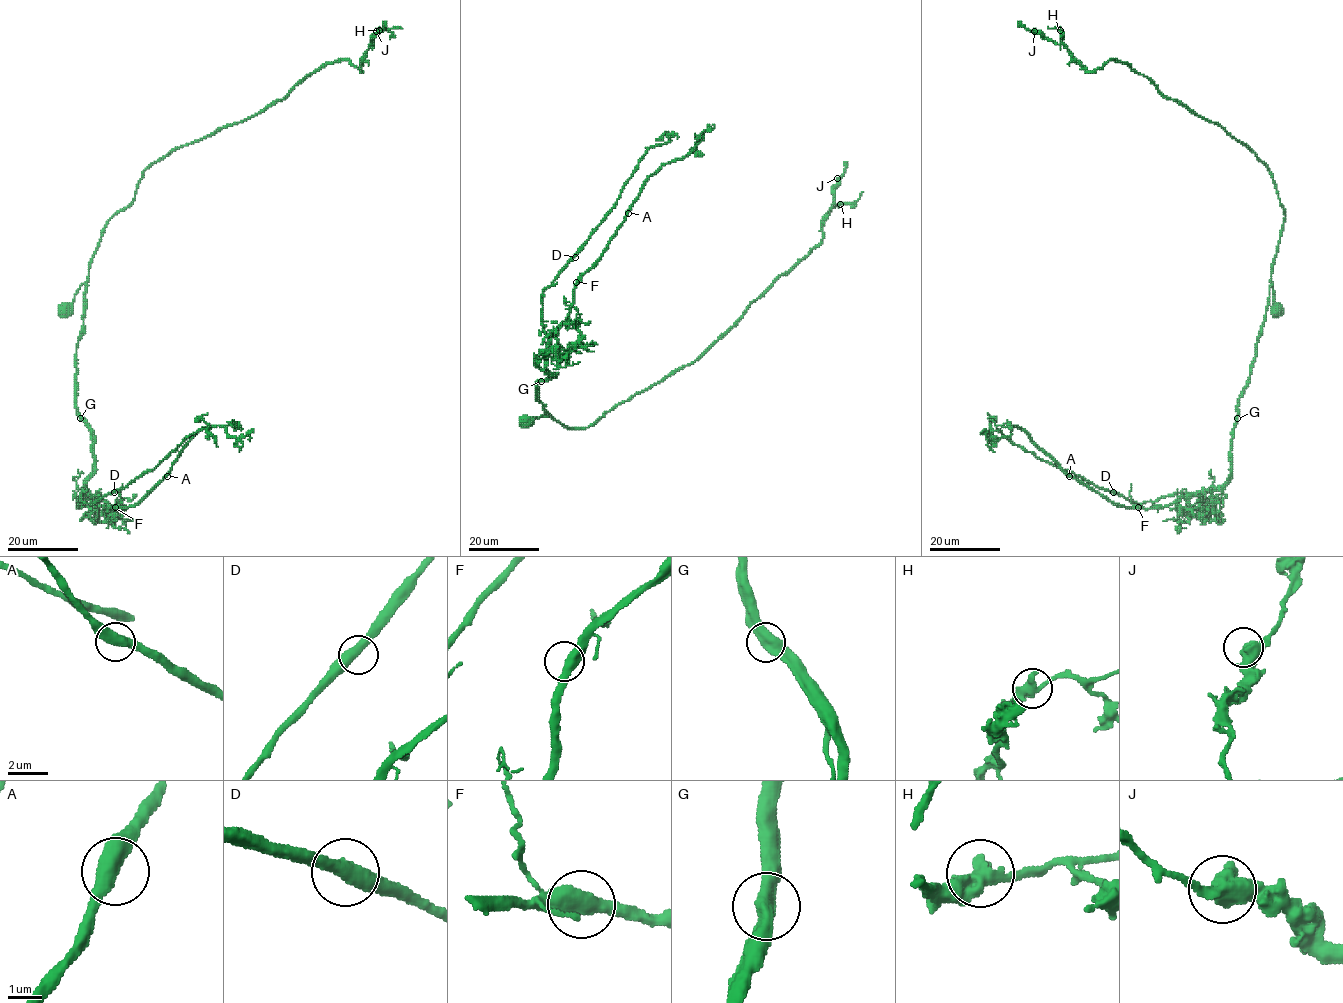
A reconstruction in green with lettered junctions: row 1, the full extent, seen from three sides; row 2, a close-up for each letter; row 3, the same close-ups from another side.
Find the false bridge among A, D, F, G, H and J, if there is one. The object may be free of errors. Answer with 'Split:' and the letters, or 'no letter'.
Split: no letter

